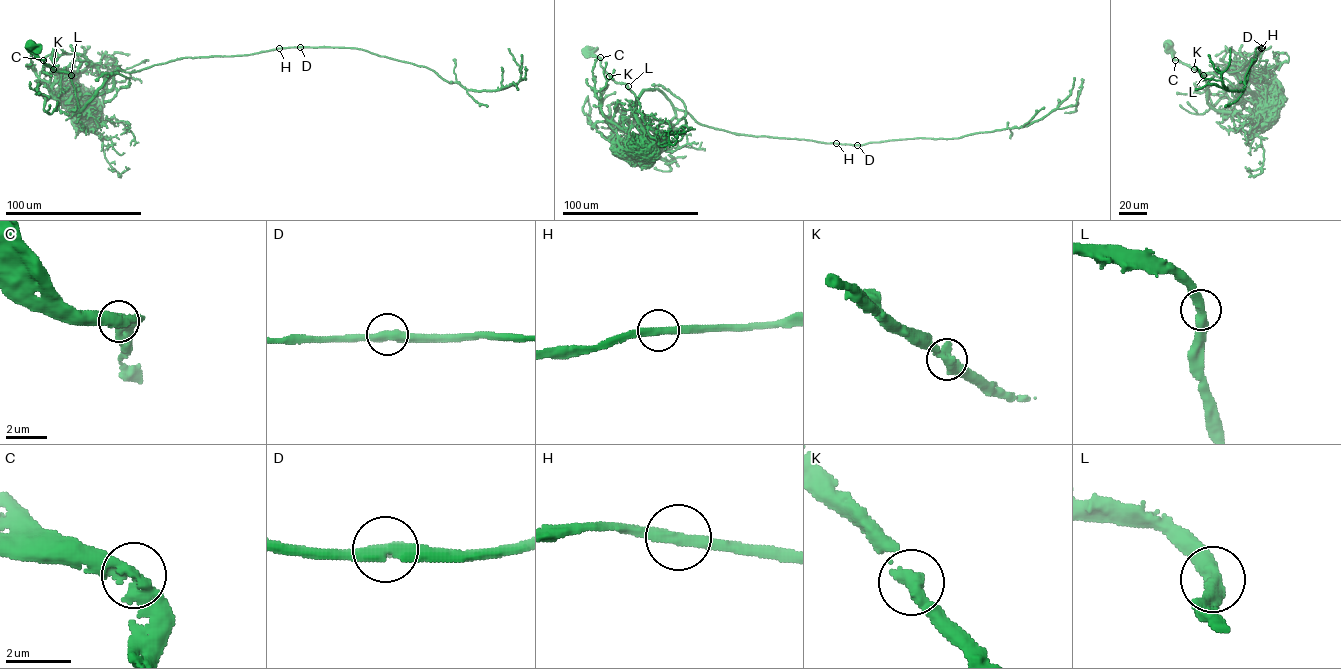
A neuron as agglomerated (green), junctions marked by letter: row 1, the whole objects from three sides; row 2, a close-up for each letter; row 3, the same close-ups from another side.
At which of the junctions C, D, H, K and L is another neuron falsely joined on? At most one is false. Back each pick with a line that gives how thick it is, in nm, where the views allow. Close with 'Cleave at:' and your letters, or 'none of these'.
Cleave at: none of these

